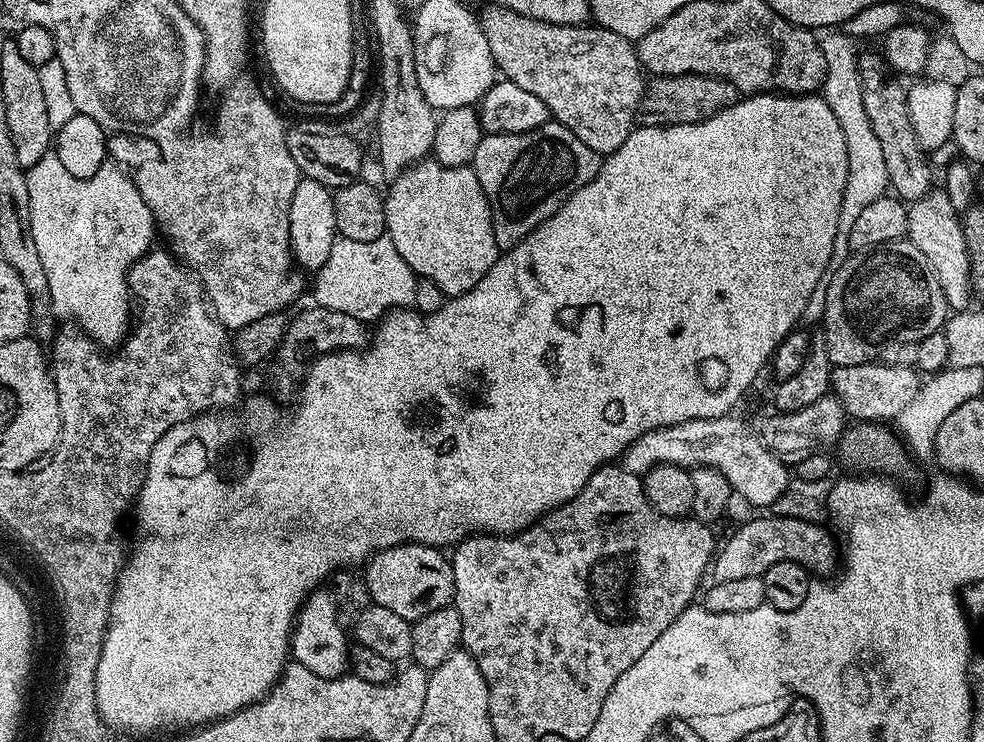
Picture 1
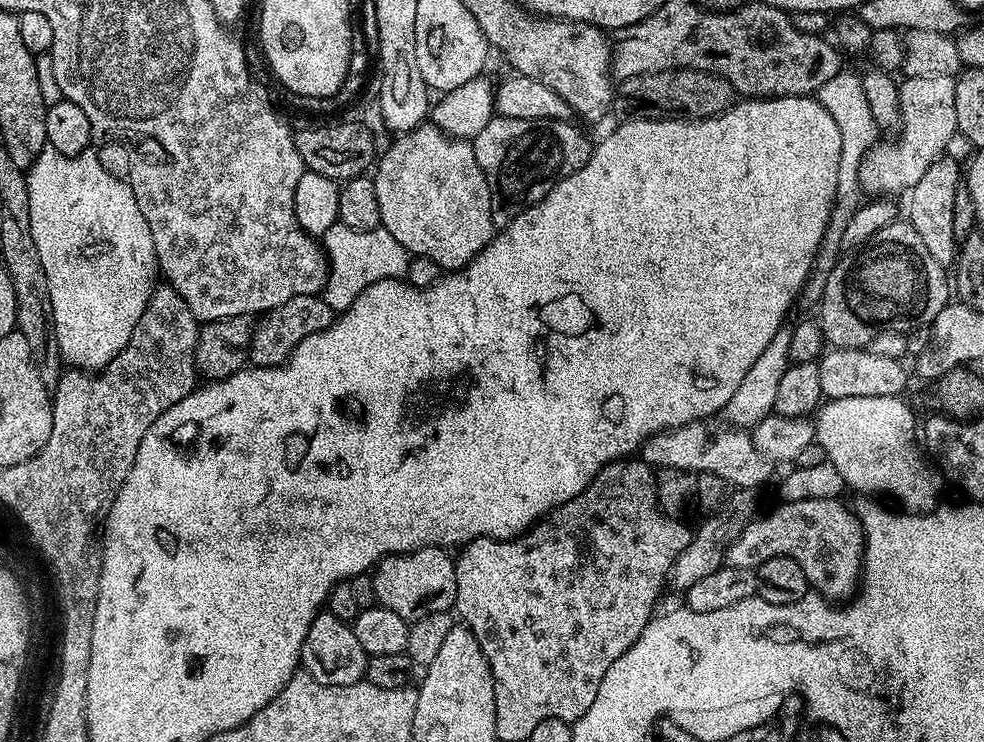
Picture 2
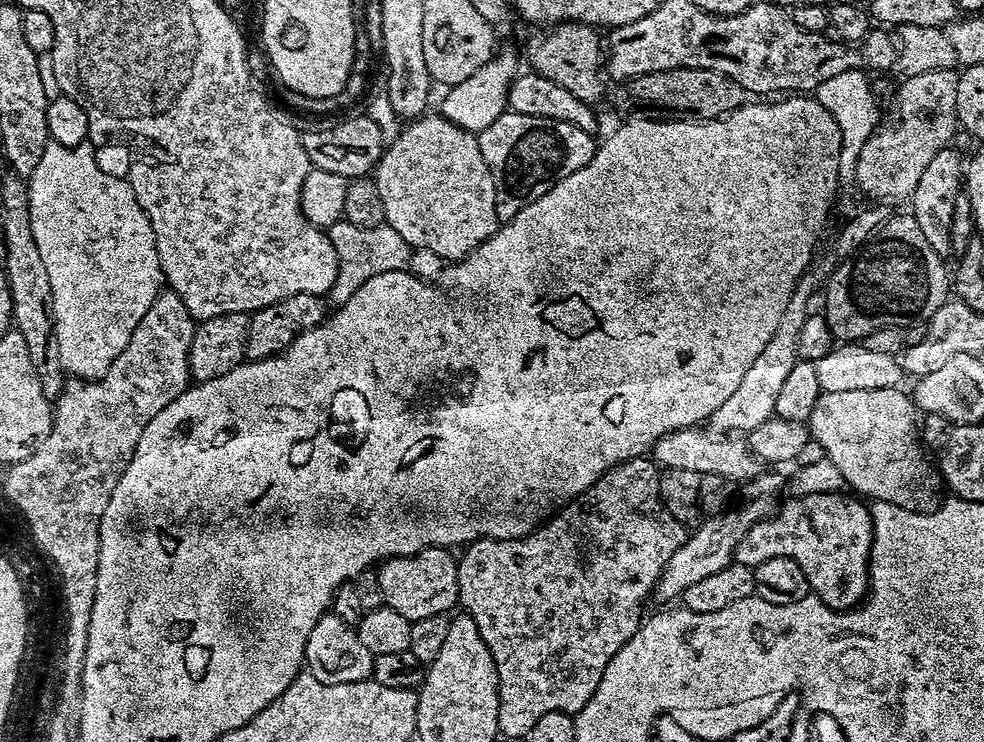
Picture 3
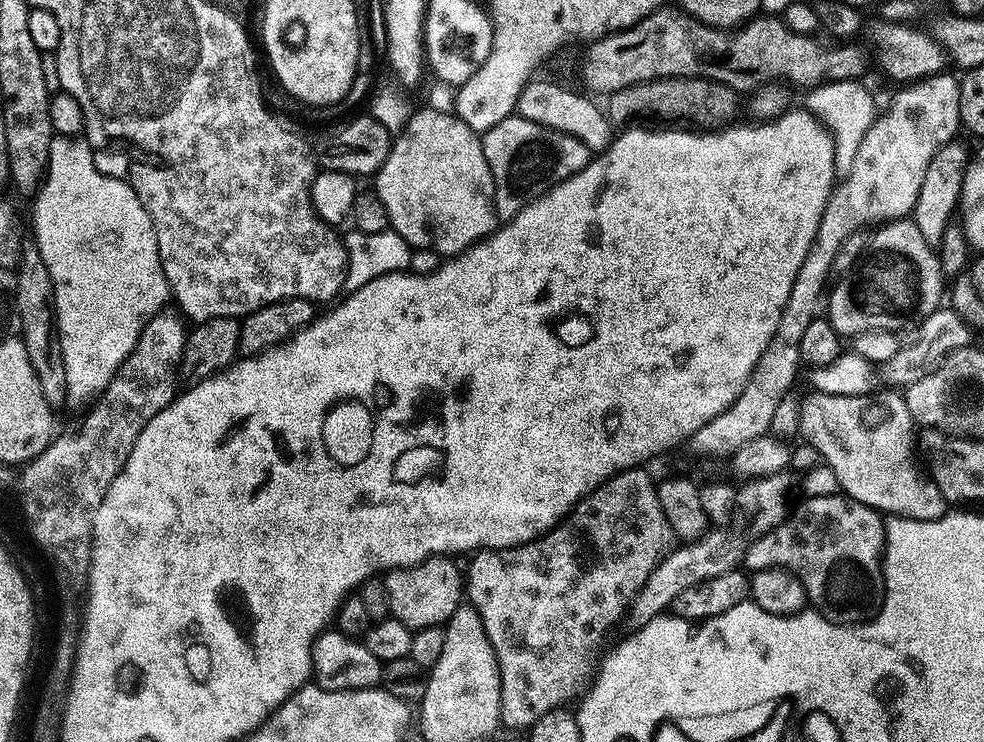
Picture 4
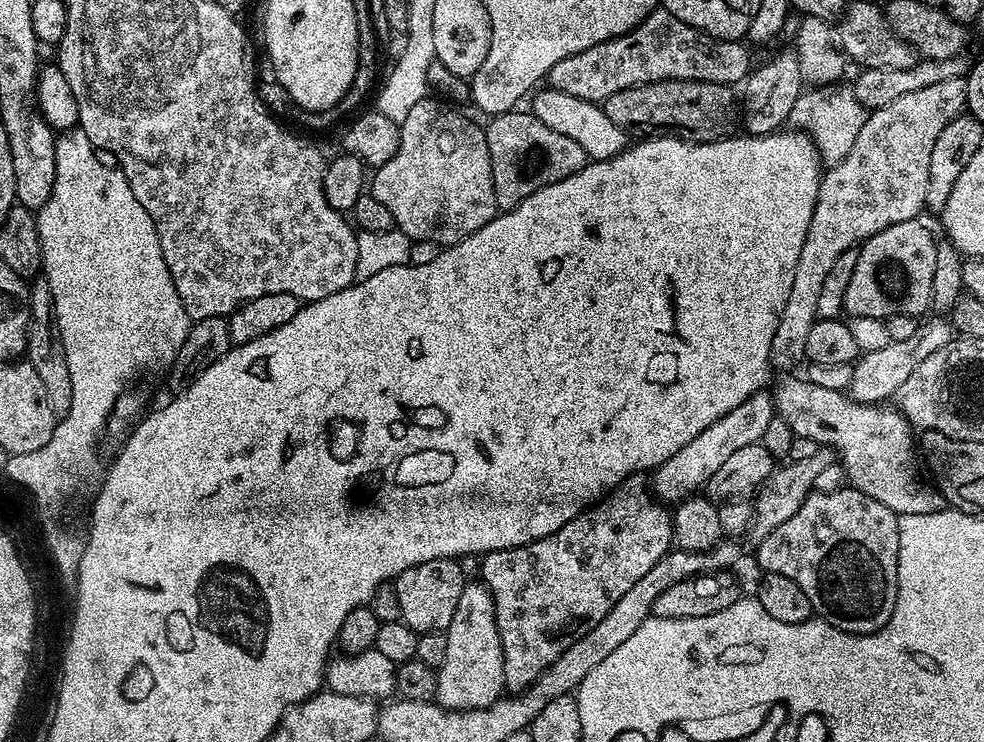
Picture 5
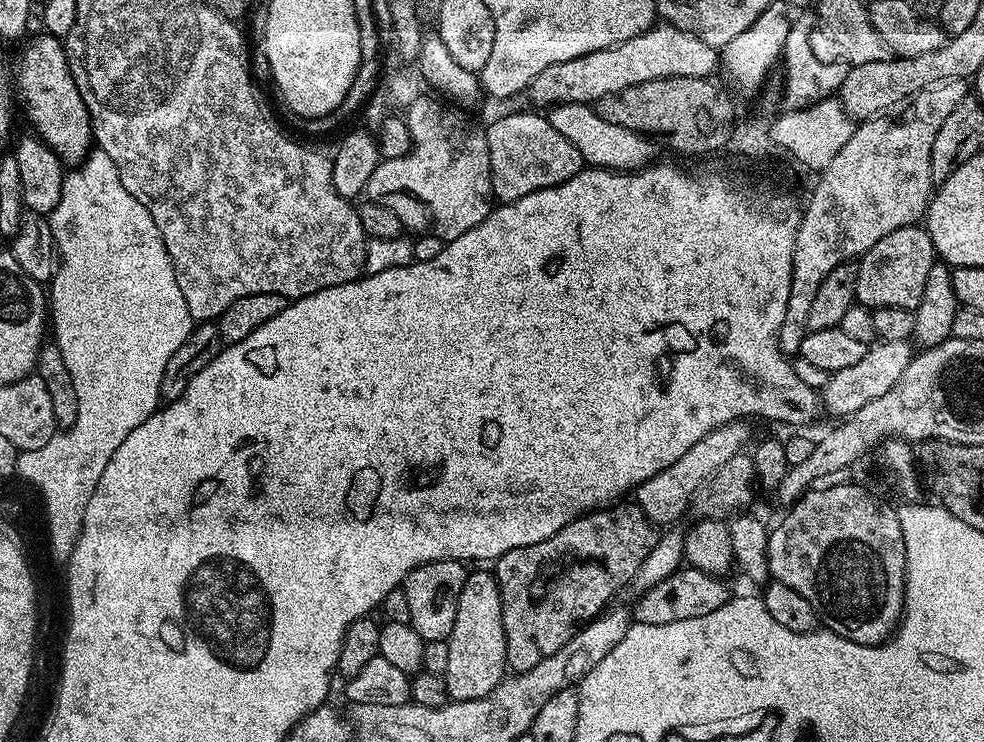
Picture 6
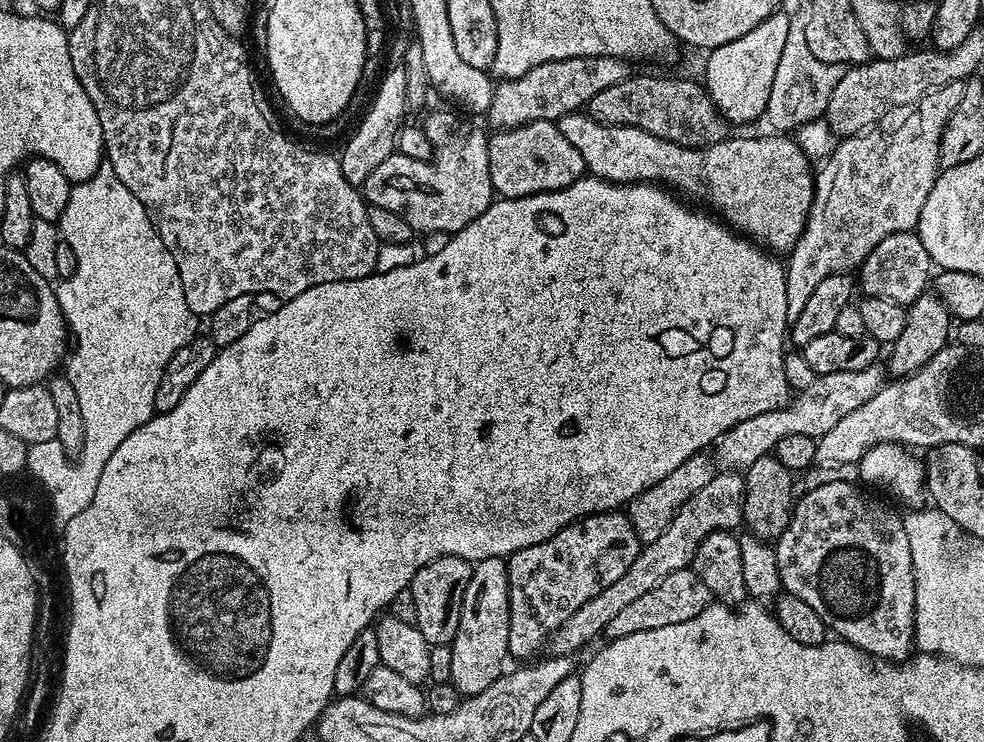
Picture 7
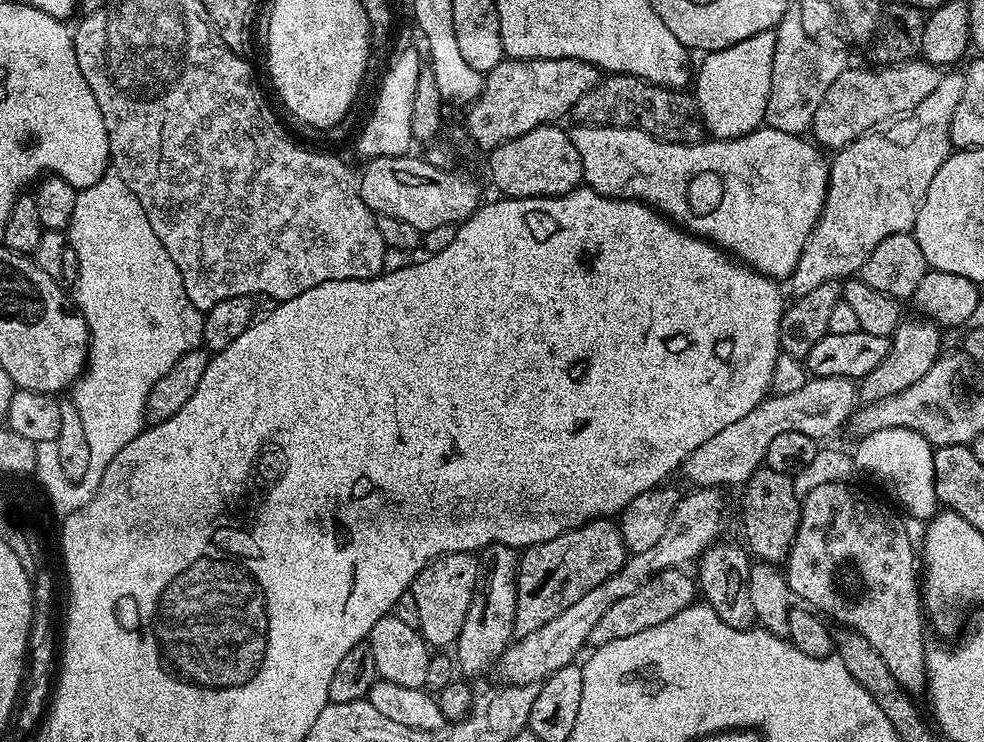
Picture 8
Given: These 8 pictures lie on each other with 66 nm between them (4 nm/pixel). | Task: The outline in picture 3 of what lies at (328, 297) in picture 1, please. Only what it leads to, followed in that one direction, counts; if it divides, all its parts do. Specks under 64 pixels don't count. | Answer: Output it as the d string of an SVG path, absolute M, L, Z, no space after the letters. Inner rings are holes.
M342 218L327 229L327 234L339 258L338 276L328 296L338 306L347 302L358 287L370 278L382 273L403 271L412 251L411 245L386 222L374 228L360 228Z

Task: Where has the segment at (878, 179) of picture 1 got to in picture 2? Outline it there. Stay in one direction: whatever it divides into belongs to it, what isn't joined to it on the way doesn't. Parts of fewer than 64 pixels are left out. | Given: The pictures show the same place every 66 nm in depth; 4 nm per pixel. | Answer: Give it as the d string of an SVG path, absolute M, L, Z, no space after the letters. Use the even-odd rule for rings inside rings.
M842 70L830 82L826 82L818 93L820 104L834 118L838 125L838 134L842 134L842 158L838 162L838 186L836 187L836 201L832 203L832 213L826 226L826 234L820 243L820 250L816 255L816 264L812 267L811 279L822 286L826 278L830 278L830 270L840 261L842 255L842 234L846 234L846 226L850 218L860 209L865 199L864 192L860 189L862 181L862 165L864 157L878 143L878 129L874 116L870 112L870 105L863 93L863 82L859 75Z

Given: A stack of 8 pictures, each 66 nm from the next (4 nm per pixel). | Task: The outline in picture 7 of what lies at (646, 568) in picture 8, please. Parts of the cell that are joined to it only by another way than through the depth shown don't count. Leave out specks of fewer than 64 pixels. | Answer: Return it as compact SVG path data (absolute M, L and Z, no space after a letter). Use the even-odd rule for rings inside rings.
M717 471L710 478L710 482L706 482L706 486L698 490L698 494L686 498L678 514L674 514L670 526L662 530L661 536L654 538L654 542L641 547L638 558L634 558L630 570L626 570L626 574L622 574L618 582L606 586L602 594L594 594L590 602L574 610L574 614L570 614L567 622L552 632L552 635L548 637L547 651L554 656L569 657L583 644L590 643L595 636L599 637L604 631L606 622L610 622L610 618L615 618L629 602L634 602L640 595L654 590L654 586L658 586L658 582L662 582L666 574L674 574L674 570L689 567L702 538L706 538L706 534L732 532L743 524L744 477L739 471Z

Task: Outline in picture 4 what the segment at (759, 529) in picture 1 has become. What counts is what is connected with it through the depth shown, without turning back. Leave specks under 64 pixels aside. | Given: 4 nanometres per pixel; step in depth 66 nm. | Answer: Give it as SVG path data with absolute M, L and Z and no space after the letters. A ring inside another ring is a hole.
M843 494L809 495L793 507L788 517L774 530L757 536L744 551L745 569L757 572L767 568L785 568L800 579L808 595L809 605L835 624L858 624L880 611L884 603L884 526L886 520L876 509Z

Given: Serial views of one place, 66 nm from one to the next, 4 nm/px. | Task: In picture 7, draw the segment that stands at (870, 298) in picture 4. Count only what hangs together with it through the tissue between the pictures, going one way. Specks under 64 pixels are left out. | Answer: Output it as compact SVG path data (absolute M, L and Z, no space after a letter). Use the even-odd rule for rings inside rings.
M915 231L895 232L890 238L882 238L874 250L865 258L858 269L858 288L864 296L890 298L902 305L915 302L929 287L934 265L930 254L926 254L926 246L922 246L922 238Z

